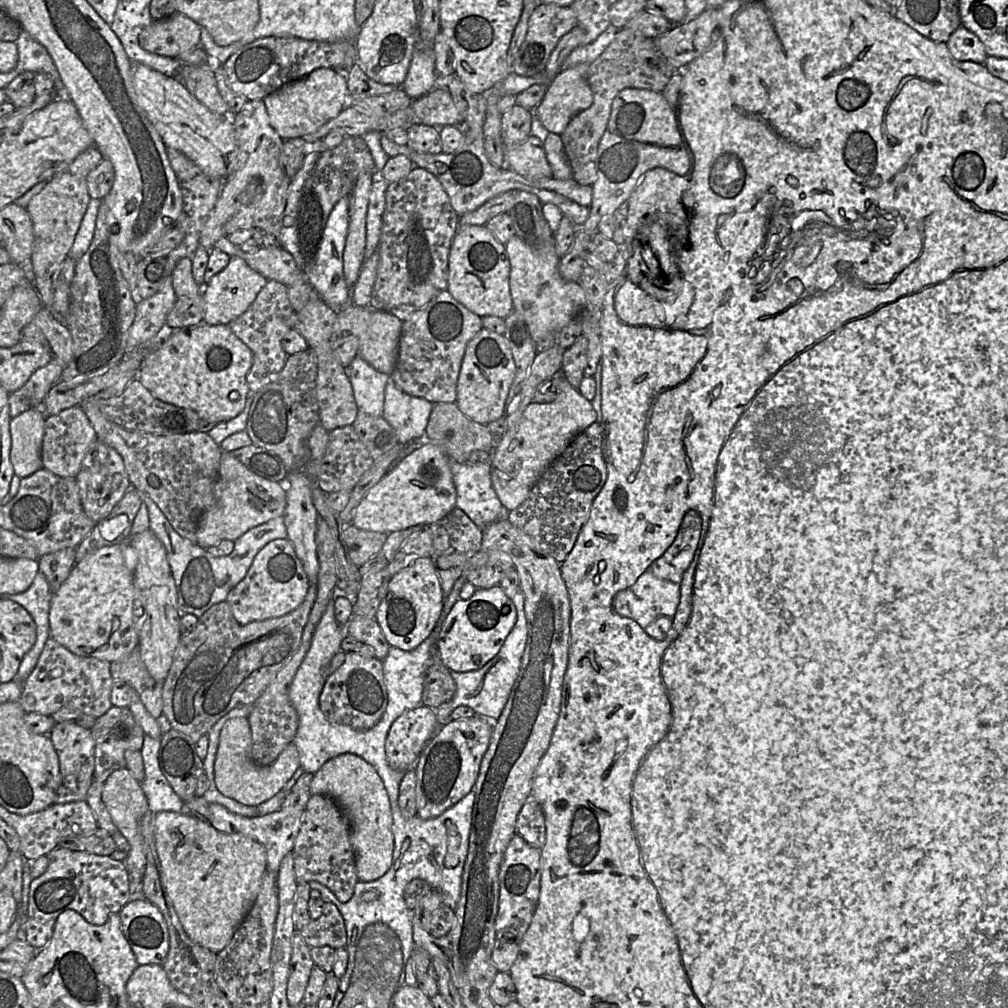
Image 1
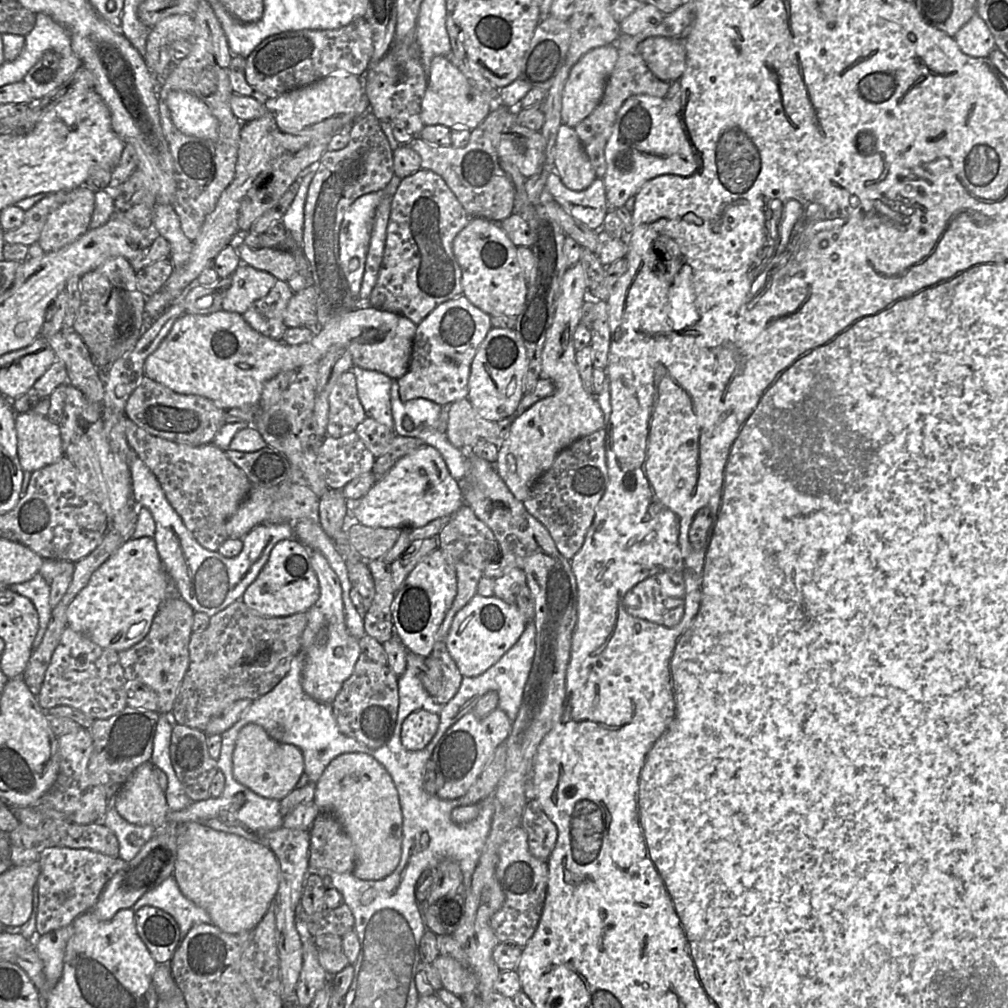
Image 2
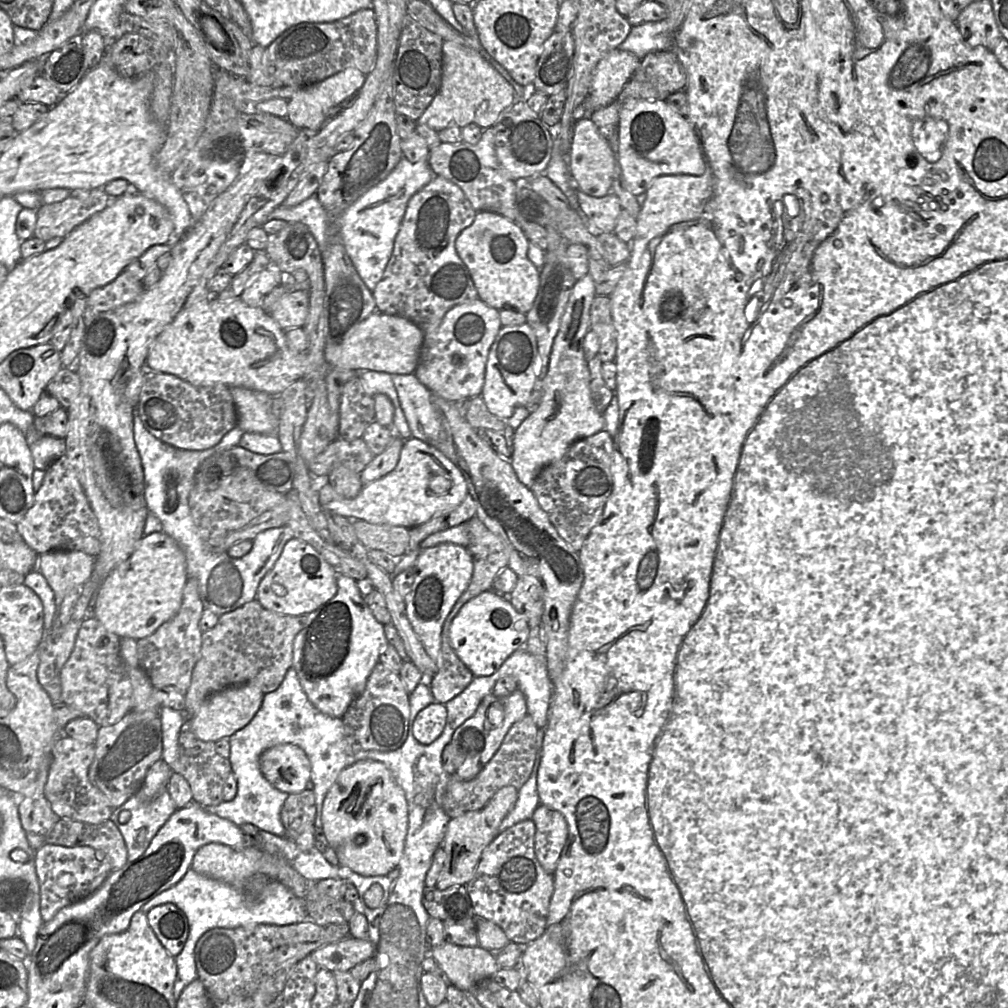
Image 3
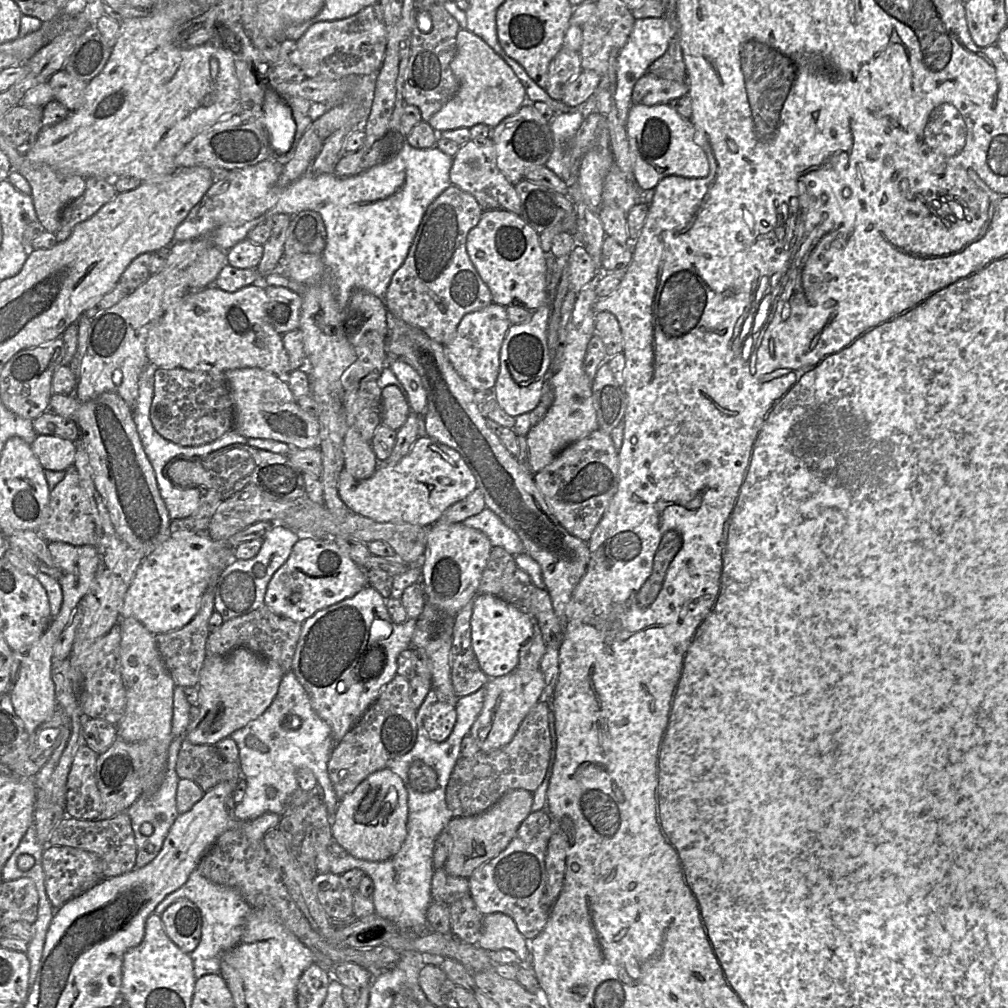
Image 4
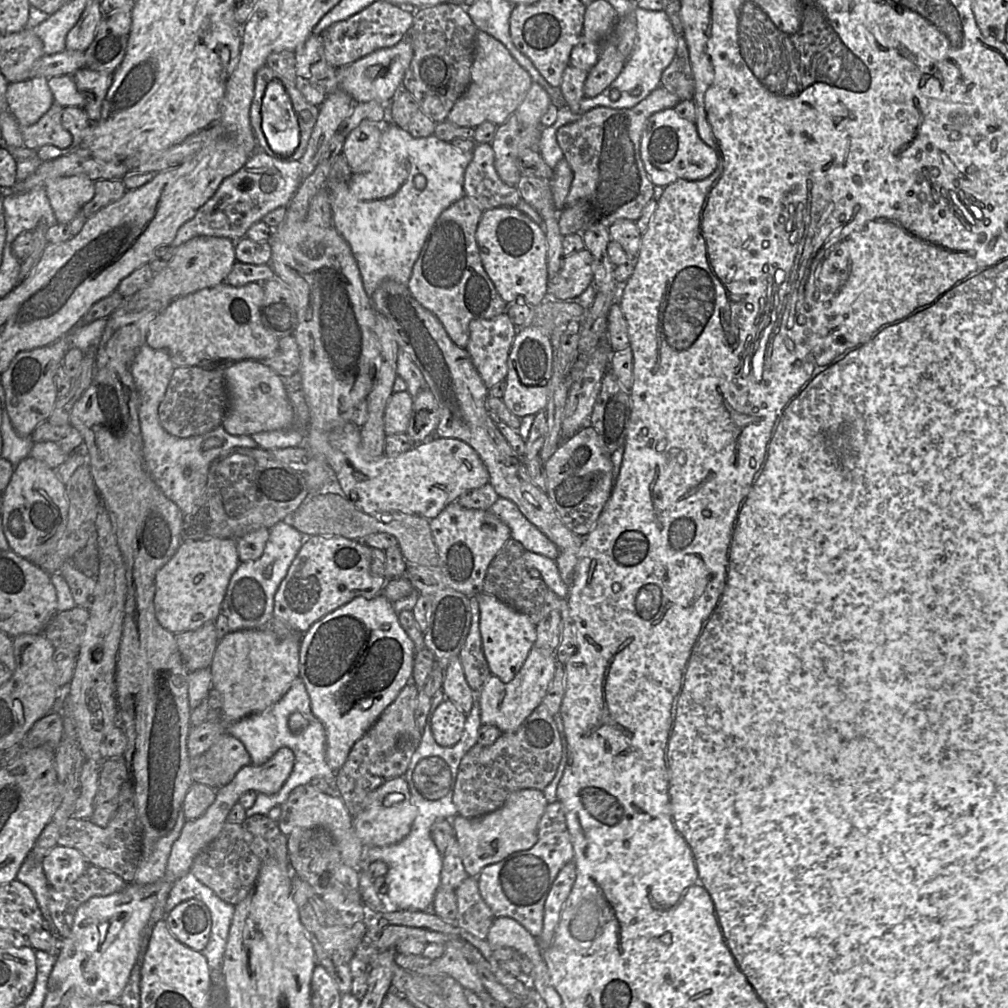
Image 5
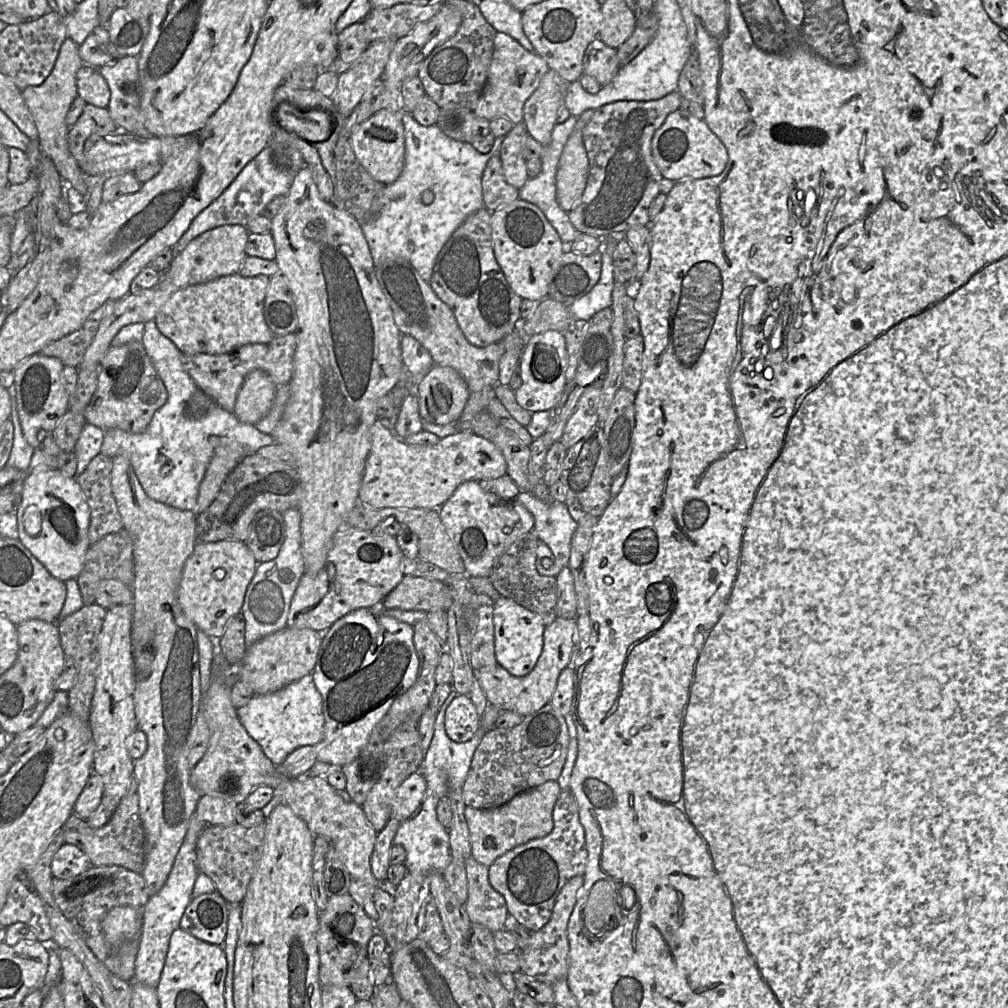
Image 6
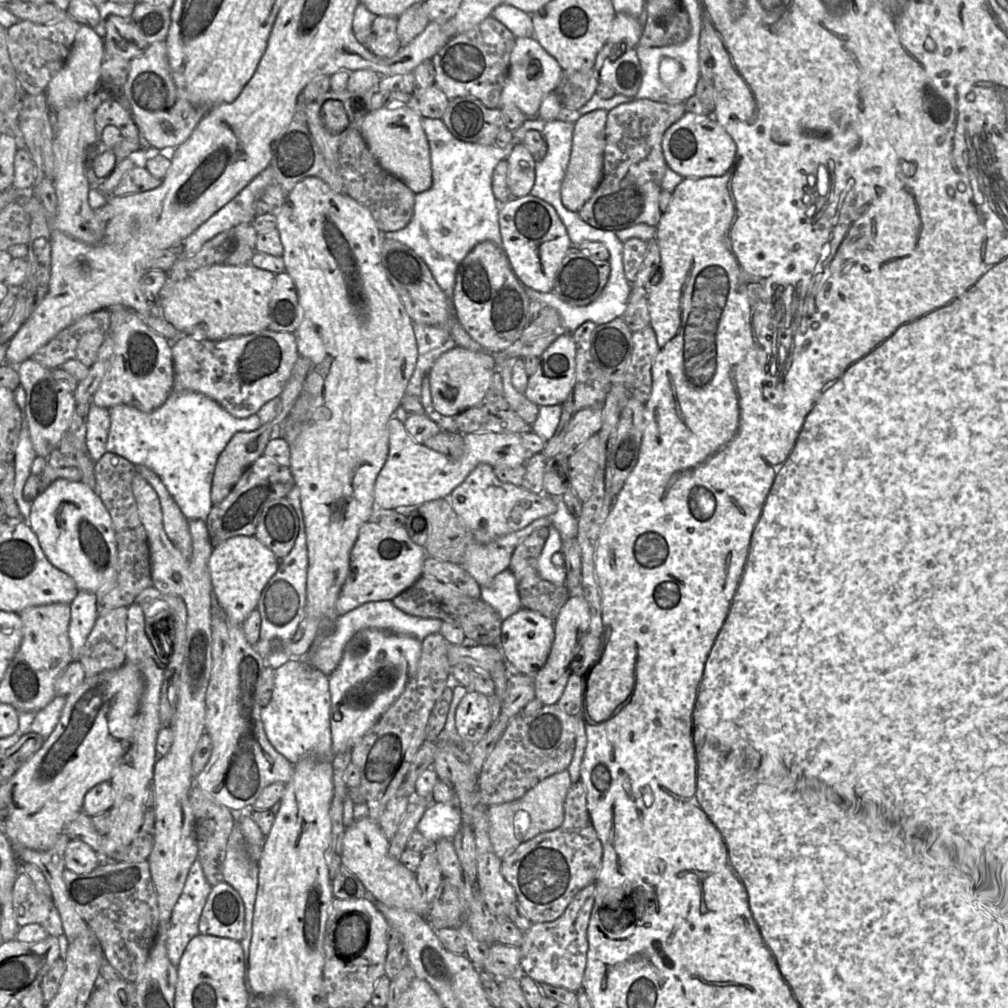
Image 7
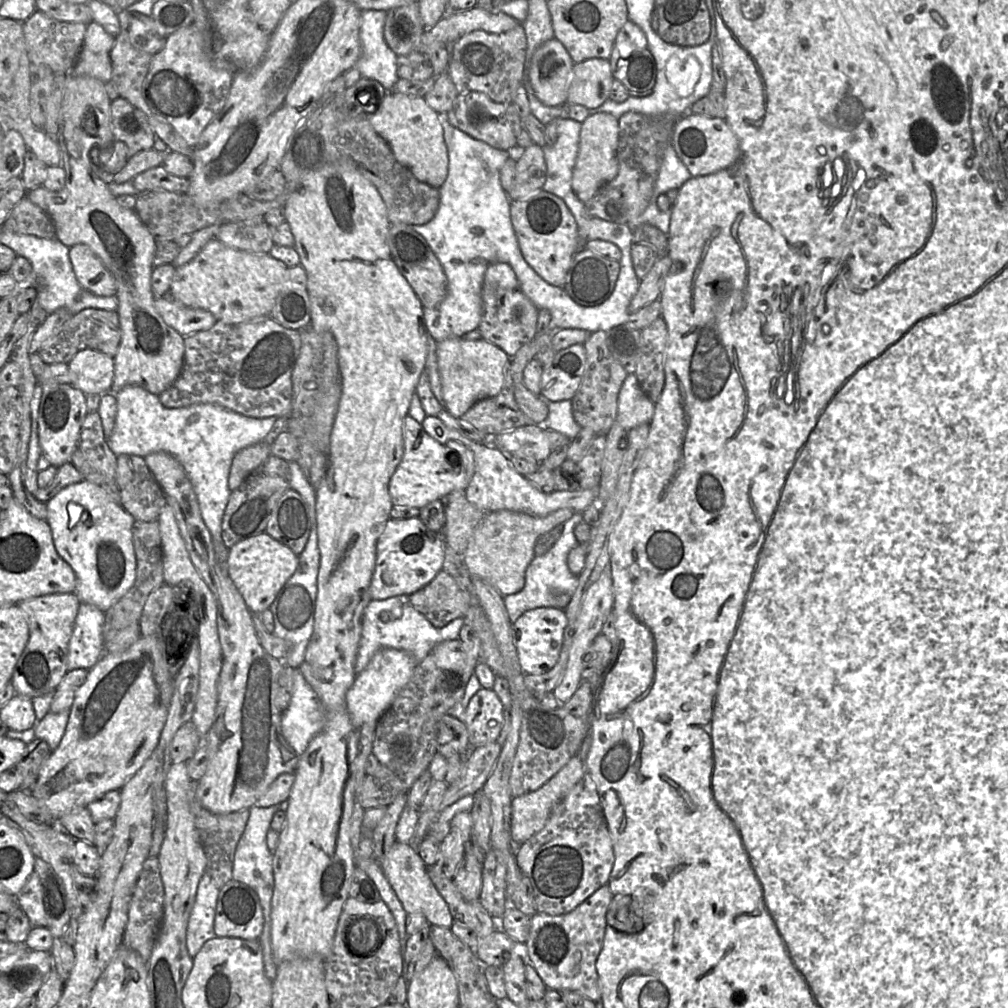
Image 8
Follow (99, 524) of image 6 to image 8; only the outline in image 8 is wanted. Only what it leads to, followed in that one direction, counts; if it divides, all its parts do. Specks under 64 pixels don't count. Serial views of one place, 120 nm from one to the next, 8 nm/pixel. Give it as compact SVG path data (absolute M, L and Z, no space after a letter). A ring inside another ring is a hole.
M117 456L114 479L120 491L120 505L135 521L155 521L167 505L166 496L143 457Z

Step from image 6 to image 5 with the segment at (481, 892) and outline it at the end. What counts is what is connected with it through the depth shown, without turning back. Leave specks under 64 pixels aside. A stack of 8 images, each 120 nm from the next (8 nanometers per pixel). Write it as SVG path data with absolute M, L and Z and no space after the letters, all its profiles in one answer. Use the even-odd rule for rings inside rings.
M468 876L456 889L457 918L455 923L478 939L486 939L496 918L483 900L476 877Z

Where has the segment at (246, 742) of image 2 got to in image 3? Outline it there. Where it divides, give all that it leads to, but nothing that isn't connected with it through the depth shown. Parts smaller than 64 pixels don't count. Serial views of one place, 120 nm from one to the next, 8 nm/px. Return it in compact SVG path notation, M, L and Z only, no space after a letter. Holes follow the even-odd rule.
M279 744L265 750L259 758L259 765L267 781L287 794L304 791L310 780L309 759L293 744Z

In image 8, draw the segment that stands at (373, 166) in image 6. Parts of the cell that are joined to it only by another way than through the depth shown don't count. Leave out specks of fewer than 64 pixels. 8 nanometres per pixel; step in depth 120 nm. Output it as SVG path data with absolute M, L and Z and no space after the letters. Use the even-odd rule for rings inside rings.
M389 93L378 110L369 117L369 122L377 134L388 143L397 161L407 167L419 181L435 188L442 186L448 175L447 146L439 120L439 113L426 103L424 97Z

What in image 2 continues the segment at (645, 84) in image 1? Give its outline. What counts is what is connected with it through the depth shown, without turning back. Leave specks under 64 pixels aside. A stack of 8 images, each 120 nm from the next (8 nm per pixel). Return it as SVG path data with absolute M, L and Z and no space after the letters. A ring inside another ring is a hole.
M621 35L616 42L610 45L616 46L618 50L618 59L607 79L603 97L595 110L574 127L583 150L596 172L597 178L601 179L606 172L606 161L604 155L605 146L612 134L617 113L623 103L633 95L644 94L664 98L671 85L671 83L656 77L648 69L638 51L638 44L633 36Z

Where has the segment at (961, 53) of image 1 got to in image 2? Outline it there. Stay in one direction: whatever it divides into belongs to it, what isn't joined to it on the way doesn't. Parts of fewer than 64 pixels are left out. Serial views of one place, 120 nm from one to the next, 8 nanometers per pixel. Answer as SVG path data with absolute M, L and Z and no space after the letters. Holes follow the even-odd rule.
M977 14L973 15L953 37L961 51L970 57L989 57L995 48L992 33Z

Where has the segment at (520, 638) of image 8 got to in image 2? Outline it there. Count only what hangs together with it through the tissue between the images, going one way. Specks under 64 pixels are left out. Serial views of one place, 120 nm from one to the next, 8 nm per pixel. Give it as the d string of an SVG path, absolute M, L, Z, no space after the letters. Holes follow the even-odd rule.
M475 595L454 616L446 636L449 655L463 677L476 677L493 666L520 638L526 619L516 604Z

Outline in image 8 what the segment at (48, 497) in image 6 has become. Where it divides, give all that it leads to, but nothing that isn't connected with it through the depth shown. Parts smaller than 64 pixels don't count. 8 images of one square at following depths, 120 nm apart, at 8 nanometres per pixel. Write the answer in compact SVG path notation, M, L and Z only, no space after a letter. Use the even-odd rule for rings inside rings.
M82 480L63 488L47 502L47 517L53 542L58 554L76 574L76 594L83 603L91 604L105 612L124 596L136 579L136 557L132 527L134 518L123 507L111 501L97 485Z

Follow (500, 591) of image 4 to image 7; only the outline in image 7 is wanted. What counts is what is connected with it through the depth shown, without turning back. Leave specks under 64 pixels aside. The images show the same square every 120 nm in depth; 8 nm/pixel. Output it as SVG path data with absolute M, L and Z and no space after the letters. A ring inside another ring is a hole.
M541 527L532 532L521 544L513 551L508 567L517 583L517 590L523 608L537 611L545 617L555 621L559 616L569 596L569 591L565 585L556 585L540 577L538 572L538 561L548 538L550 528Z

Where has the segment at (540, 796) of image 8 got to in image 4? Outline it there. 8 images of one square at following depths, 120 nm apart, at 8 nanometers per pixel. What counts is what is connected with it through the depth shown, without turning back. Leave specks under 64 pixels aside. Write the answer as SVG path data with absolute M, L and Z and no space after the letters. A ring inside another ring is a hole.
M526 790L507 792L487 811L462 818L453 818L446 830L450 836L450 852L445 871L457 877L469 878L480 865L496 857L514 839L522 822L532 813L533 793Z

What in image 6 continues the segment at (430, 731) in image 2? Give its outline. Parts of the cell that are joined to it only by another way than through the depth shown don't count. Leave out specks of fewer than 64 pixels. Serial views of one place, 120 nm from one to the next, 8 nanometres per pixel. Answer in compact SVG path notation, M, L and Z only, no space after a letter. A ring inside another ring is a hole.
M466 695L455 697L445 712L445 731L457 743L465 743L473 738L481 726L481 716Z

